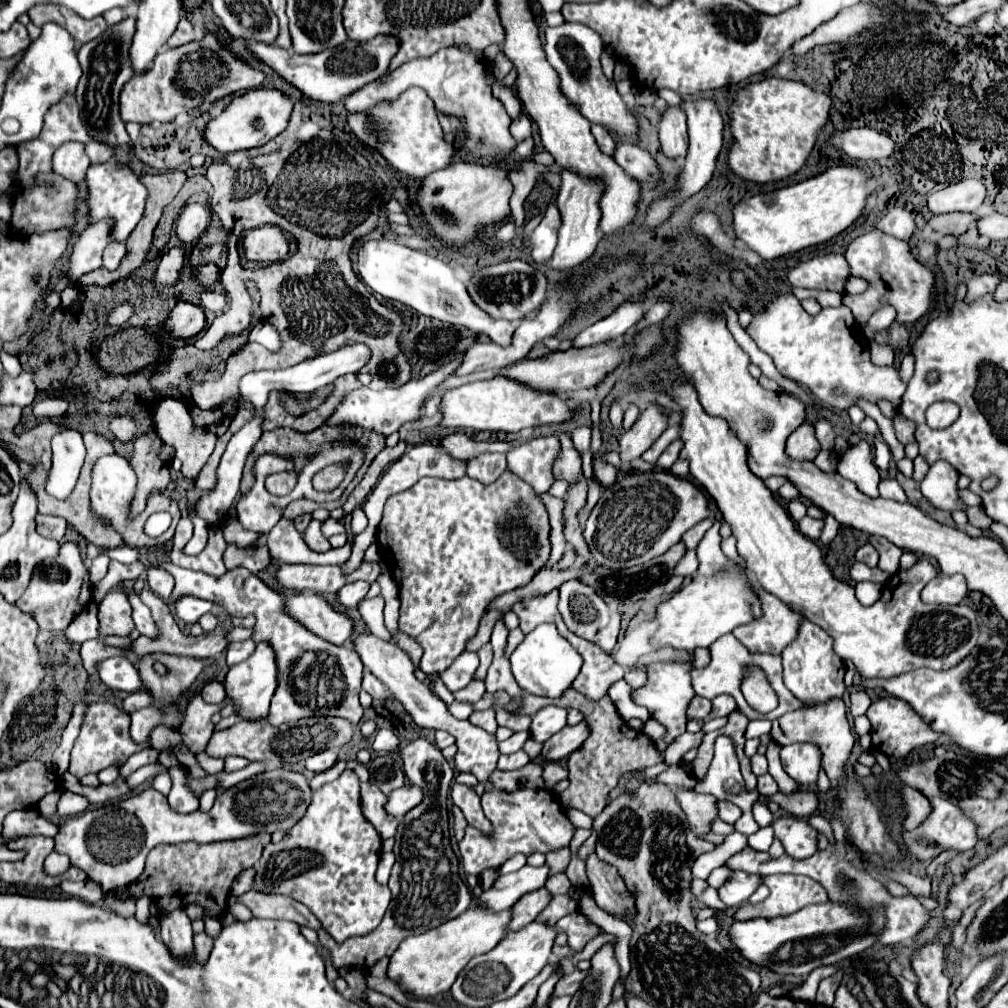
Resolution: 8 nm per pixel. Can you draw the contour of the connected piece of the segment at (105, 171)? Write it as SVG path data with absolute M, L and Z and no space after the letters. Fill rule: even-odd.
M111 159L107 163L89 167L89 171L87 171L87 189L89 189L91 223L97 223L103 217L115 219L113 239L115 241L125 241L131 235L131 231L137 227L139 219L143 217L145 201L147 201L145 185L139 181L139 177L133 173L133 169L129 165Z

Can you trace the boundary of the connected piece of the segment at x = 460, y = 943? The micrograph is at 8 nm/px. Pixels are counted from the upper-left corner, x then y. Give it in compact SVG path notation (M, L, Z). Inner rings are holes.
M473 899L469 909L459 917L423 935L407 937L393 953L387 973L393 981L397 981L405 991L413 993L415 997L433 997L437 993L445 993L451 989L463 967L473 957L489 953L495 945L499 945L507 937L511 919L513 919L511 909L495 913L485 905L477 905L477 901Z

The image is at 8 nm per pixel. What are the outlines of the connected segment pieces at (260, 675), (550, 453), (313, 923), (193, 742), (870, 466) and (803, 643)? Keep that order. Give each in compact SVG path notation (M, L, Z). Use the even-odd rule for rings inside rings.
M267 641L257 643L255 653L247 661L229 669L229 673L225 677L225 689L227 689L227 697L231 697L233 703L239 705L241 717L245 717L245 719L267 717L271 697L275 695L275 689L277 689L277 675L279 675L277 655Z
M537 437L509 451L507 463L513 473L523 477L537 493L547 491L555 481L553 465L561 453L561 441L553 437Z
M249 891L241 897L229 899L229 905L235 905L235 903L243 903L259 919L287 919L287 921L293 921L297 925L311 927L315 931L321 929L319 919L303 903L293 901L291 897L275 897L275 895Z
M193 695L191 701L187 703L187 715L183 725L179 727L181 737L185 739L183 743L189 747L193 753L205 751L213 731L211 731L211 715L219 713L223 705L209 705L201 699L201 695Z
M861 441L853 447L849 447L849 451L841 457L837 471L853 481L857 485L857 489L861 493L865 493L867 497L879 497L879 469L873 463L873 453L871 453L871 445L867 441Z
M805 619L805 625L799 629L799 637L787 645L781 653L783 659L783 679L785 687L801 701L805 707L817 707L831 699L843 699L845 695L845 663L833 651L833 639L815 623Z

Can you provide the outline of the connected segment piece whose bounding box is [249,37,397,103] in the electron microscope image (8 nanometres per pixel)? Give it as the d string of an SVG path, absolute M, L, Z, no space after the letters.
M375 37L371 41L345 41L333 49L325 49L323 53L313 55L299 55L287 49L267 45L267 43L249 43L251 53L255 53L261 61L265 61L273 71L277 71L283 79L287 79L293 87L297 87L303 95L325 101L325 103L339 103L351 93L359 91L363 85L377 81L385 71L395 55L395 41L391 37Z

